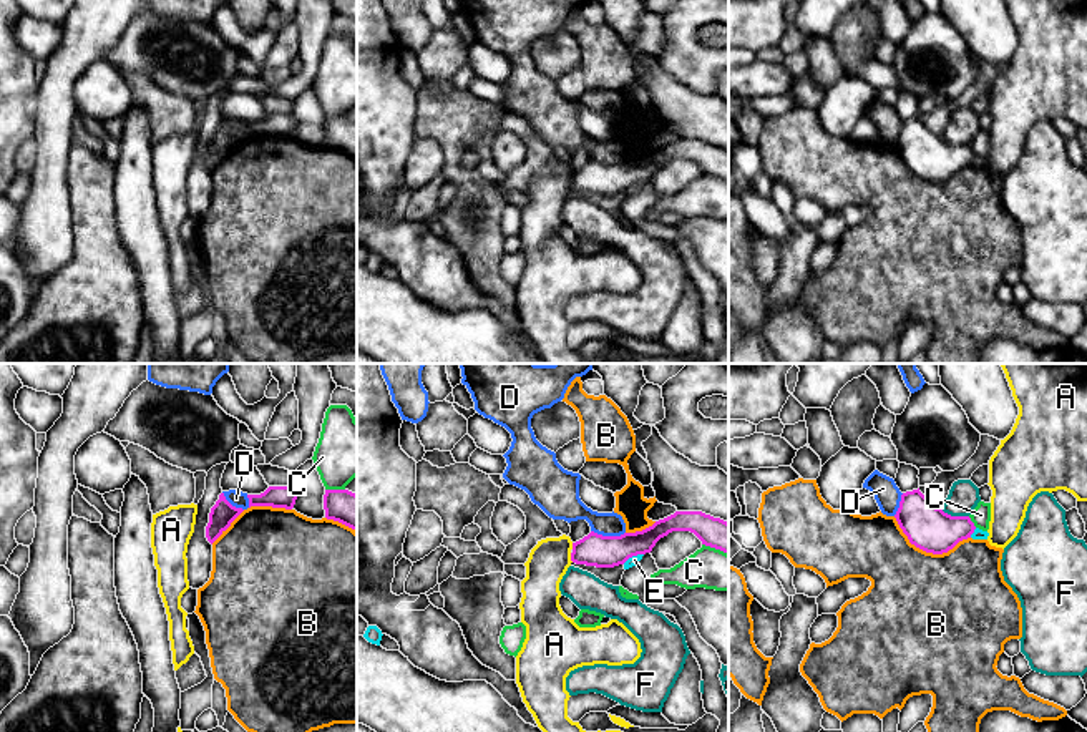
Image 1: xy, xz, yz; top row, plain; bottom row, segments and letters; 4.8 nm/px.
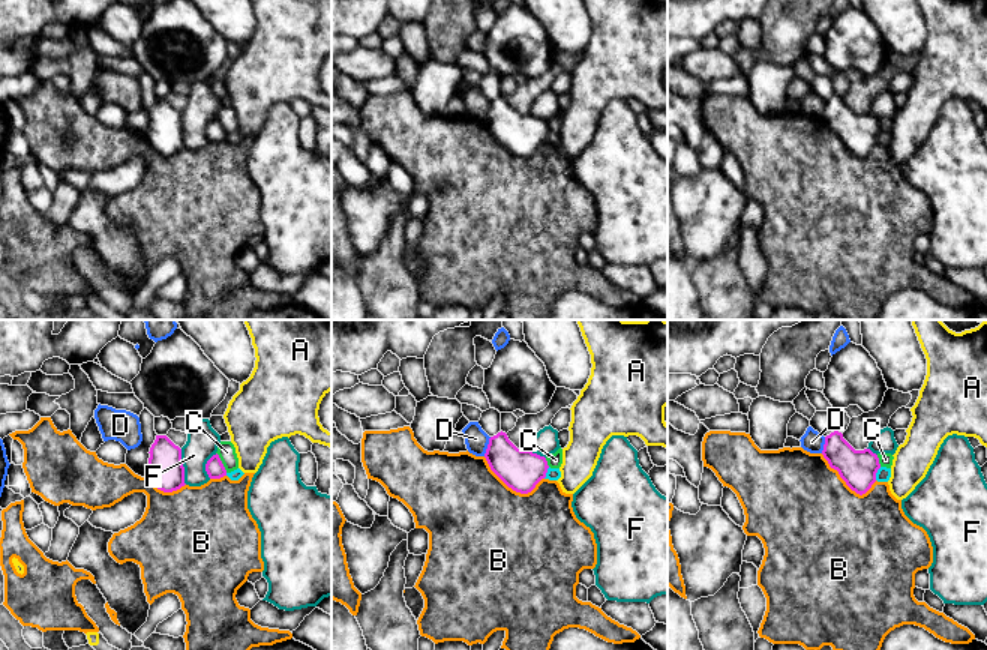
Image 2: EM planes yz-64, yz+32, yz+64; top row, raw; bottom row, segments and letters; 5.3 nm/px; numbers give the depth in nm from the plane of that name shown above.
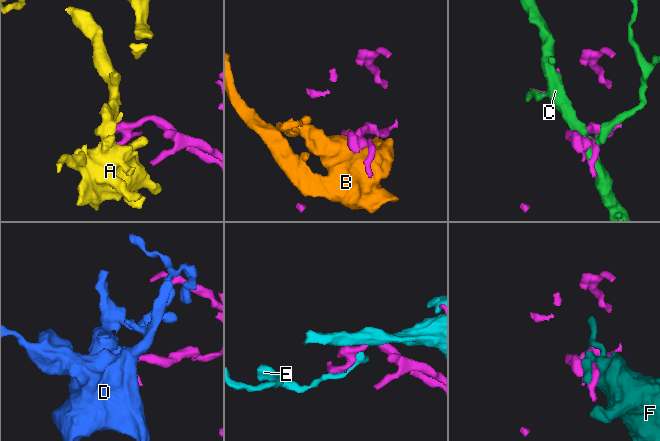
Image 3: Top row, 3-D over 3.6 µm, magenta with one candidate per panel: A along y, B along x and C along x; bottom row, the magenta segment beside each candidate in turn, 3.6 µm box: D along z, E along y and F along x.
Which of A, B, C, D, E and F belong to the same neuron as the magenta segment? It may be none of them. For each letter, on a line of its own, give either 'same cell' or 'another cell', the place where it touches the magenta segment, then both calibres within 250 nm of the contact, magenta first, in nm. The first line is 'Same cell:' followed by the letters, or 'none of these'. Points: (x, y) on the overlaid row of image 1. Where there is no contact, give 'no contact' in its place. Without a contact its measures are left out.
Same cell: none of these
A: another cell; meets magenta in xz at (571, 558); 160 nm thick on the magenta side, 200 nm on the other
B: another cell; meets magenta in yz at (928, 551); 220 nm thick on the magenta side, 480 nm on the other
C: another cell; meets magenta in yz at (971, 522); 220 nm thick on the magenta side, 90 nm on the other
D: another cell; meets magenta in xz at (608, 536); 160 nm thick on the magenta side, 140 nm on the other
E: another cell; meets magenta in xz at (633, 555); 160 nm thick on the magenta side, 50 nm on the other
F: another cell; meets magenta in yz at (955, 517); 220 nm thick on the magenta side, 150 nm on the other

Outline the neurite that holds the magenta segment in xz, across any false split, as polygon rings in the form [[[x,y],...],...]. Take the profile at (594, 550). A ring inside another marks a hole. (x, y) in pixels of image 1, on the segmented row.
[[[675,511],[636,533],[602,536],[591,531],[582,539],[573,543],[571,561],[596,568],[614,568],[624,564],[632,556],[651,553],[656,543],[672,531],[690,531],[702,544],[729,554],[727,521],[702,511]]]

